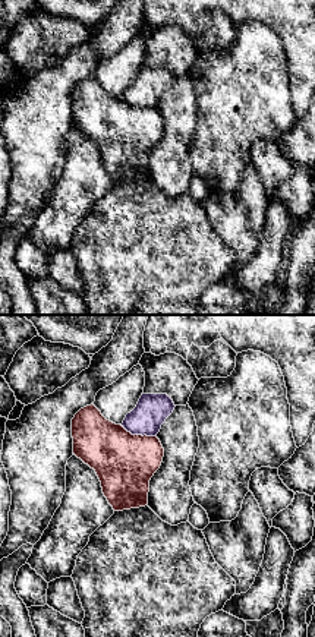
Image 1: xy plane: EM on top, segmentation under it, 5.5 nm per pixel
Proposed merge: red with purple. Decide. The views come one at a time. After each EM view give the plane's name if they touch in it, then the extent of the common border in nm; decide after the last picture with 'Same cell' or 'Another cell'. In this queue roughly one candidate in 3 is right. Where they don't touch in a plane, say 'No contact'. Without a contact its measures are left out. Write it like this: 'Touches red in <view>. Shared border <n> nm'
Touches red in xy. Shared border 220 nm

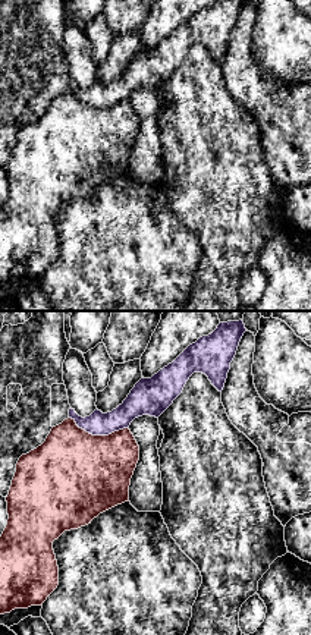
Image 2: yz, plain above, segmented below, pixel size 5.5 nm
Touches red in yz. Shared border 340 nm

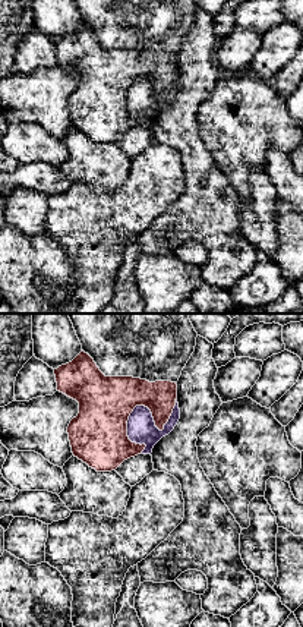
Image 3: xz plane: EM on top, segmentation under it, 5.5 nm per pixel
Touches red in xz. Shared border 380 nm

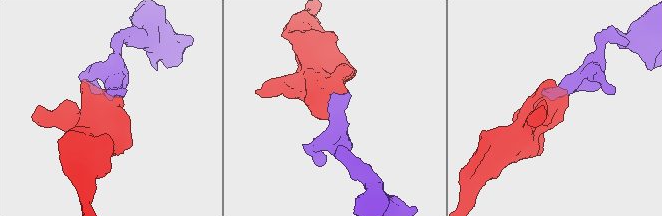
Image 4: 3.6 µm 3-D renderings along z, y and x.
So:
Another cell

